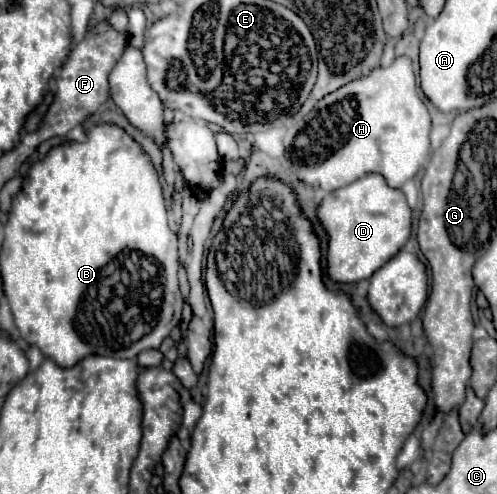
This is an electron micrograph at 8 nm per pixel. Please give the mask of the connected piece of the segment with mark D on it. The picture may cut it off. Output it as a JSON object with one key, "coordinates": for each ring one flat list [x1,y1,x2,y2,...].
{"coordinates":[[368,174,328,194,318,208,318,220,328,234,326,272,338,284,368,280,410,238,410,208,406,198,400,190,388,188,380,174]]}

